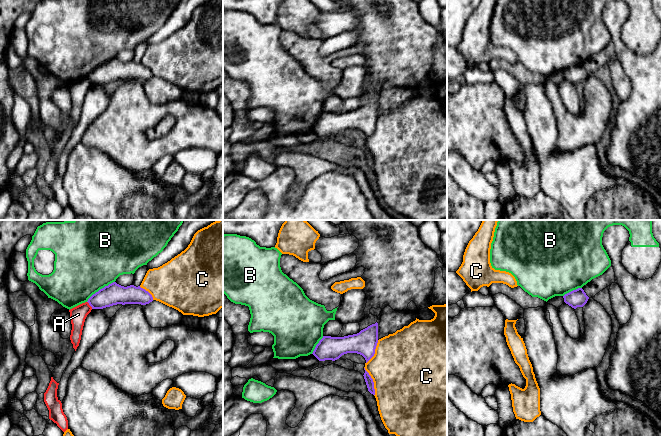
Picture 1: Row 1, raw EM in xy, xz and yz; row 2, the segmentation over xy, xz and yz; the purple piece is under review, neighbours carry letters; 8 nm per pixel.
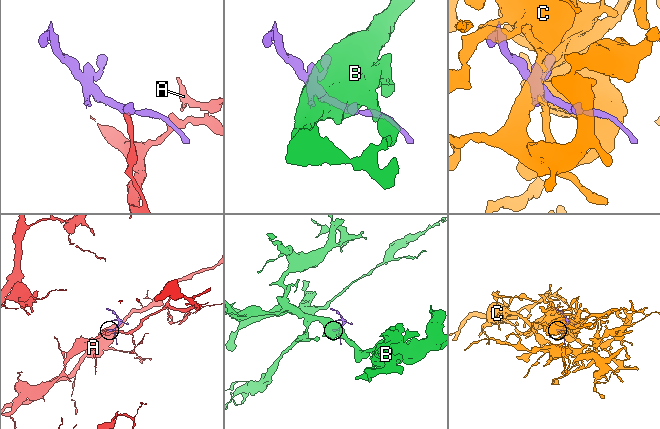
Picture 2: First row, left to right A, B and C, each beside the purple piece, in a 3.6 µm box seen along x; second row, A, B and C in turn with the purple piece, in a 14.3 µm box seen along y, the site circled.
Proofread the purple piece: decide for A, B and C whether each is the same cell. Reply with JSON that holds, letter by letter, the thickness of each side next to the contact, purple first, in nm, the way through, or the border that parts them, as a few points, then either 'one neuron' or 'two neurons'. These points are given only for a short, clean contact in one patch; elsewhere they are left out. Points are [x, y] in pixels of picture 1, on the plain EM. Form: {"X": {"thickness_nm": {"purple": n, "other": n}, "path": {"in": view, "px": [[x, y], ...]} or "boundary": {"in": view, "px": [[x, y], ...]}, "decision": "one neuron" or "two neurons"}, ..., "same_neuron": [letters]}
{"A": {"thickness_nm": {"purple": 170, "other": 140}, "boundary": {"in": "xy", "px": [[87, 77], [92, 84]]}, "decision": "two neurons"}, "B": {"thickness_nm": {"purple": 170, "other": 500}, "boundary": {"in": "xy", "px": [[114, 57], [100, 64], [86, 77]]}, "decision": "two neurons"}, "C": {"thickness_nm": {"purple": 60, "other": 480}, "decision": "two neurons"}, "same_neuron": []}

